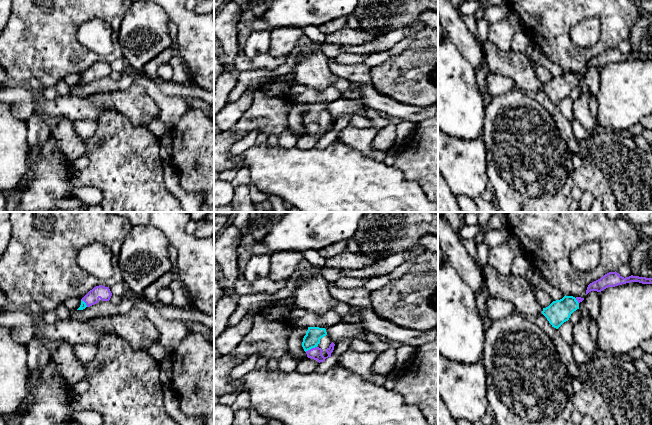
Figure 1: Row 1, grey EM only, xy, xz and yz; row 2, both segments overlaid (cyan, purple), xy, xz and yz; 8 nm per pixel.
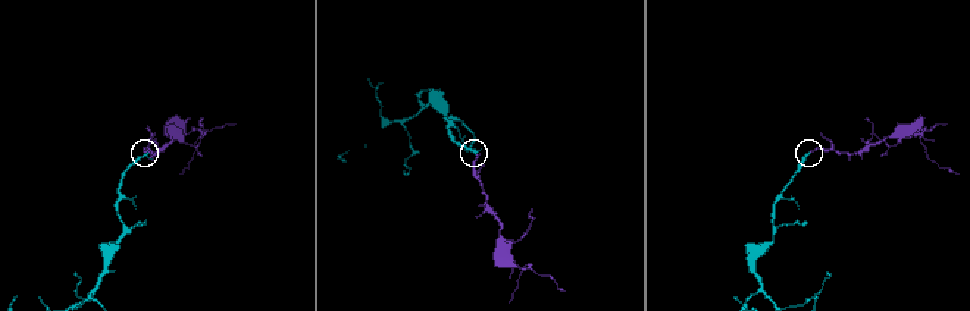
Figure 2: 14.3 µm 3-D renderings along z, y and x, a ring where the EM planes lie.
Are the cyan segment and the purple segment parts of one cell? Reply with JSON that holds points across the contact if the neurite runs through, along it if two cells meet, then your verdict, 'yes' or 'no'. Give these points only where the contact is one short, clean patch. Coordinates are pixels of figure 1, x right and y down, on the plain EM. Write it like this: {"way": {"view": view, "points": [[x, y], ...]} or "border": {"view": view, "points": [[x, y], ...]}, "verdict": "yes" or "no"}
{"way": {"view": "xz", "points": [[313, 111], [310, 117], [310, 124], [315, 129]]}, "verdict": "yes"}

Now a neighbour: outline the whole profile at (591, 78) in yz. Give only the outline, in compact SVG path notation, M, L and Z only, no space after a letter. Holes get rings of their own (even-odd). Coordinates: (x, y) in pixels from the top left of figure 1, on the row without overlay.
M597 67L589 68L583 76L585 85L593 97L597 98L598 88L600 84L600 71Z

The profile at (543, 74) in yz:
M535 65L534 66L534 71L535 71L536 77L543 84L548 83L553 78L552 73L547 68L545 68L541 65Z

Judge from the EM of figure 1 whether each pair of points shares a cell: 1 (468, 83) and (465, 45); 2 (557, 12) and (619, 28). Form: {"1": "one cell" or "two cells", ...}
{"1": "two cells", "2": "one cell"}

